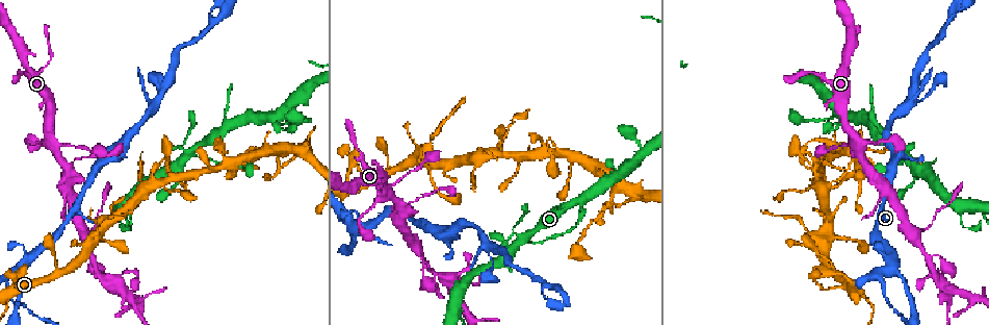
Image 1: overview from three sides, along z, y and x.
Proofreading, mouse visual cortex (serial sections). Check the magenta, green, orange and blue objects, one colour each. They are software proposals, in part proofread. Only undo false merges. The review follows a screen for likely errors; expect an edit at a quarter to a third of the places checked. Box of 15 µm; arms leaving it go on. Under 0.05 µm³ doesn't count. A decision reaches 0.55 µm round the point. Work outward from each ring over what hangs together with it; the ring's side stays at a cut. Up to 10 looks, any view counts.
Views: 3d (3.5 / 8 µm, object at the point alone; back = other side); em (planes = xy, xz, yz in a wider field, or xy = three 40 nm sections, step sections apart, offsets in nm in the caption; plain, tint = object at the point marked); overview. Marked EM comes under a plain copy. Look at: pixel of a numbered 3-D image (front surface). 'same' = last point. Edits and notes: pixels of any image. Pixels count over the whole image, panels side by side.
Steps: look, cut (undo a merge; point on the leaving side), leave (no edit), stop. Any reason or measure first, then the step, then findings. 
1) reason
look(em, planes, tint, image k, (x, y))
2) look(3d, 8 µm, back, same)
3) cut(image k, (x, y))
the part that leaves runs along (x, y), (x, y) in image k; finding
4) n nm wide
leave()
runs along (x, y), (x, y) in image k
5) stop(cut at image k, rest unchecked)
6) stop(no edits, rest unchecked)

two arms in line, one across
look(3d, 3.5 µm, image 1, (488, 246))

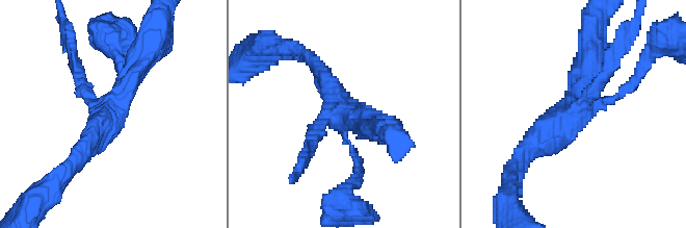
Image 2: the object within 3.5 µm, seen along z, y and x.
look(em, xy, step 1, tint, image 2, (110, 110))

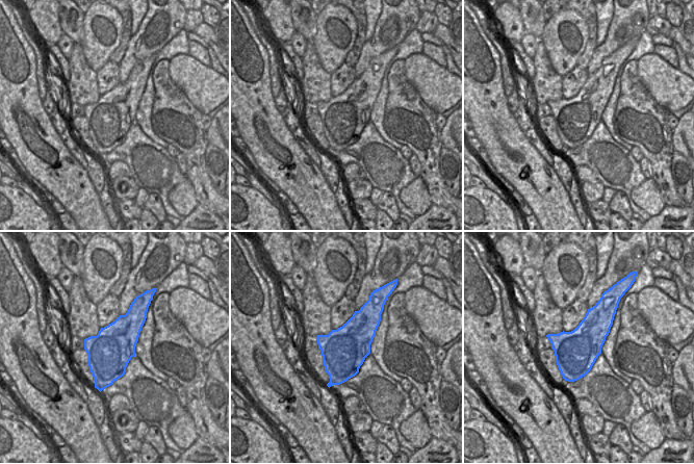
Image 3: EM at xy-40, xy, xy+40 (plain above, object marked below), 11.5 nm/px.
leave()
runs along (84, 147), (148, 51) in image 2; all the same cell

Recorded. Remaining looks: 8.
look(3d, 3.5 µm, image 1, (519, 161))

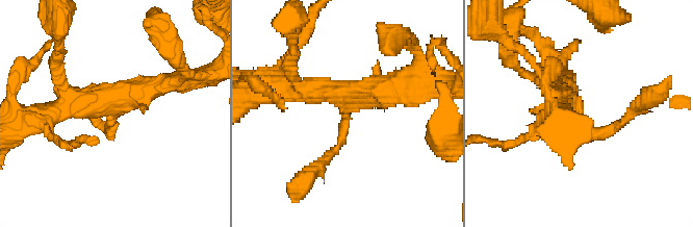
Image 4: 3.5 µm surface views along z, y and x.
3 arms; arms of 150, 350, 350 nm
look(em, xy, step 2, tint, image 4, (349, 114))

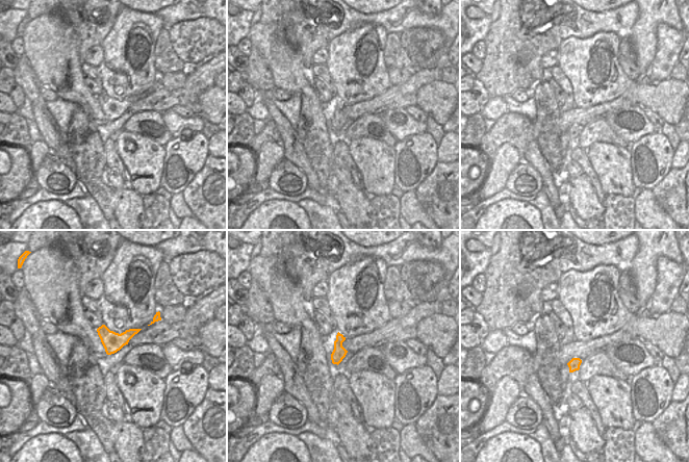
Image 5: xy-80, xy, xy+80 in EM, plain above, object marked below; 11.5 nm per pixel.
leave()
continuous, no second cell

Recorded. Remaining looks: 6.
four-way junction
look(3d, 3.5 µm, image 1, (190, 151))

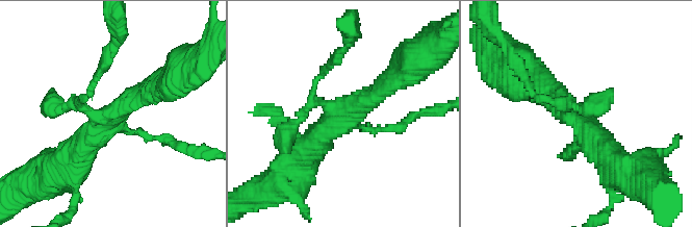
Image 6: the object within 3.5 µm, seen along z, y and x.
look(em, xy, step 2, tint, image 6, (344, 118))

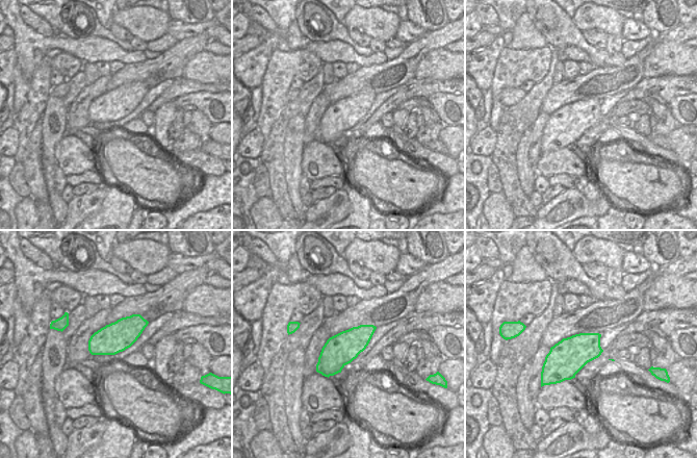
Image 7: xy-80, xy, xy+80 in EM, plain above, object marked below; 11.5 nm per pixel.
360 nm wide
leave()
runs along (159, 79), (133, 95), (70, 166) in image 6; continuous, no second cell

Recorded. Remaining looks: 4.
a fork
look(3d, 8 µm, back, image 1, (417, 248))

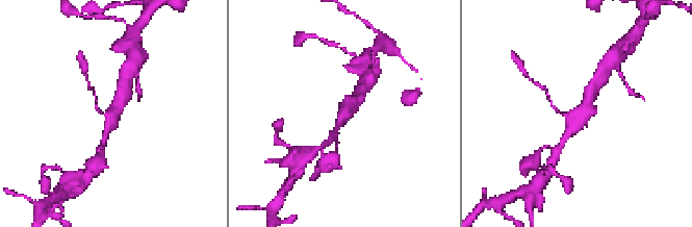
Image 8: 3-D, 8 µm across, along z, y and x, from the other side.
3 arms; arms of 100, 250, 400 nm
look(em, xy, step 1, tint, image 8, (113, 119))

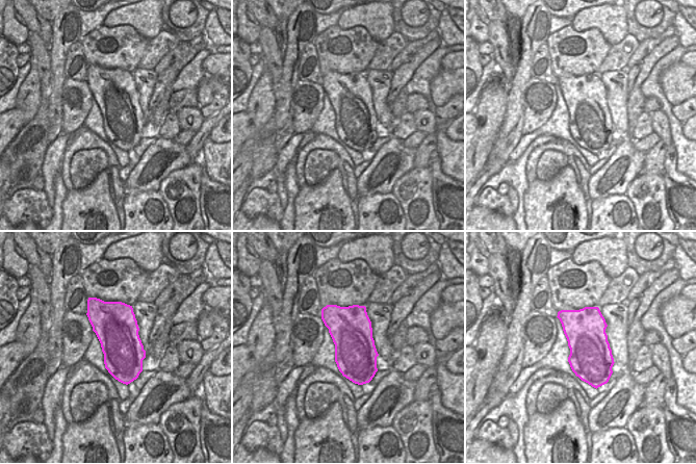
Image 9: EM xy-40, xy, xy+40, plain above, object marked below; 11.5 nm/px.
leave()
runs along (589, 95), (585, 110), (561, 144) in image 8; all the same cell

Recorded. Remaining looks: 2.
stop(no edits, rest unchecked)

